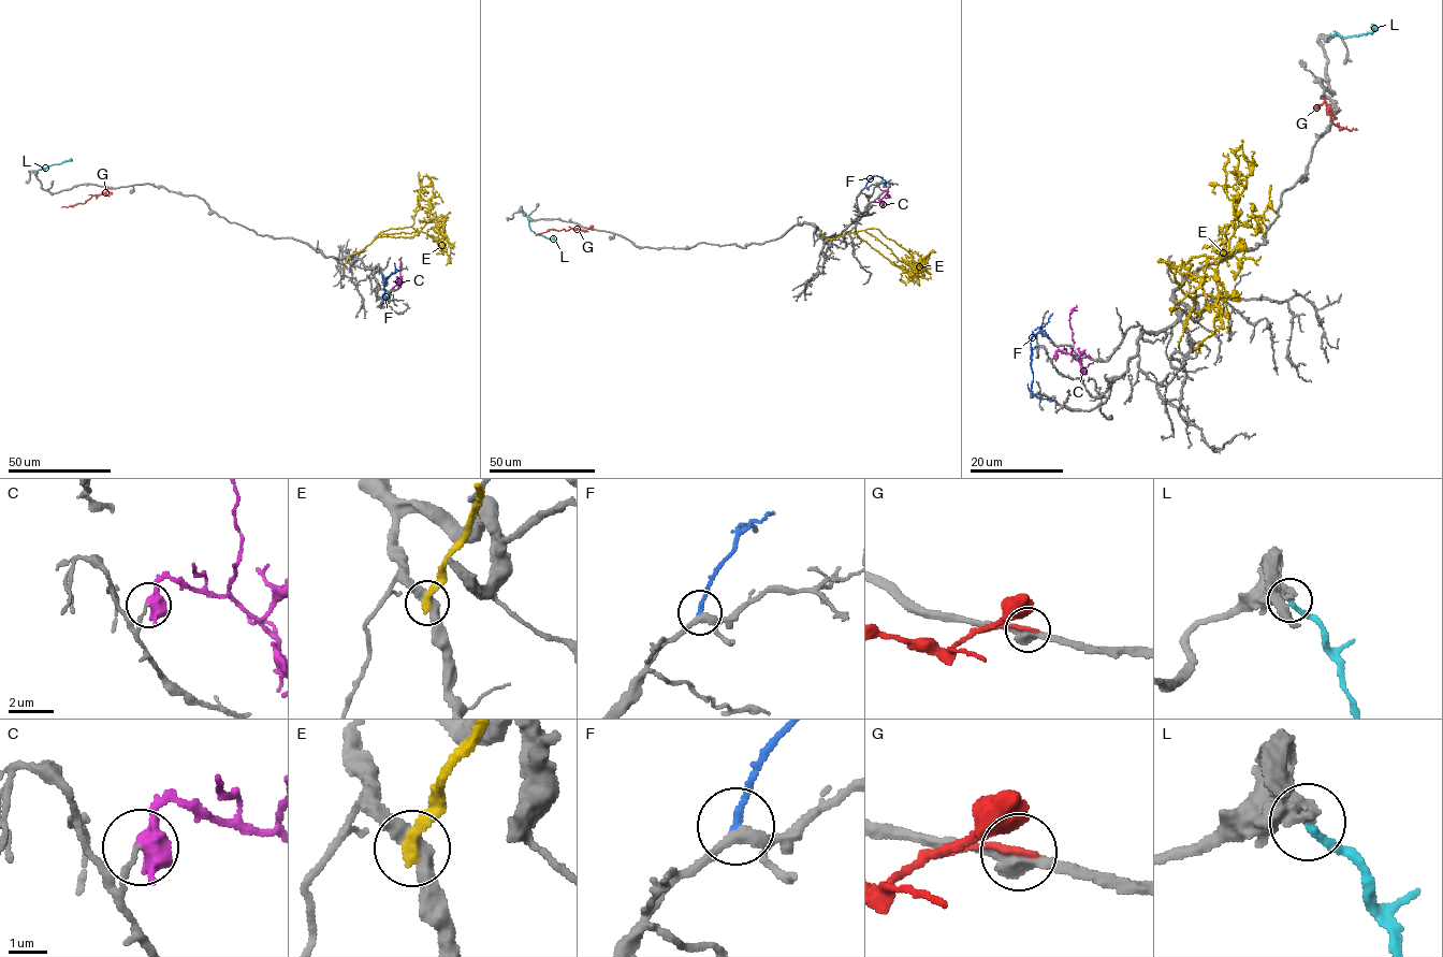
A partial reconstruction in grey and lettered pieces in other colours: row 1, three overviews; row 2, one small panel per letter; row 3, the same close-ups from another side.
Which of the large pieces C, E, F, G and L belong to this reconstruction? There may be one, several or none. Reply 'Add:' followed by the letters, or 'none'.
Add: L

